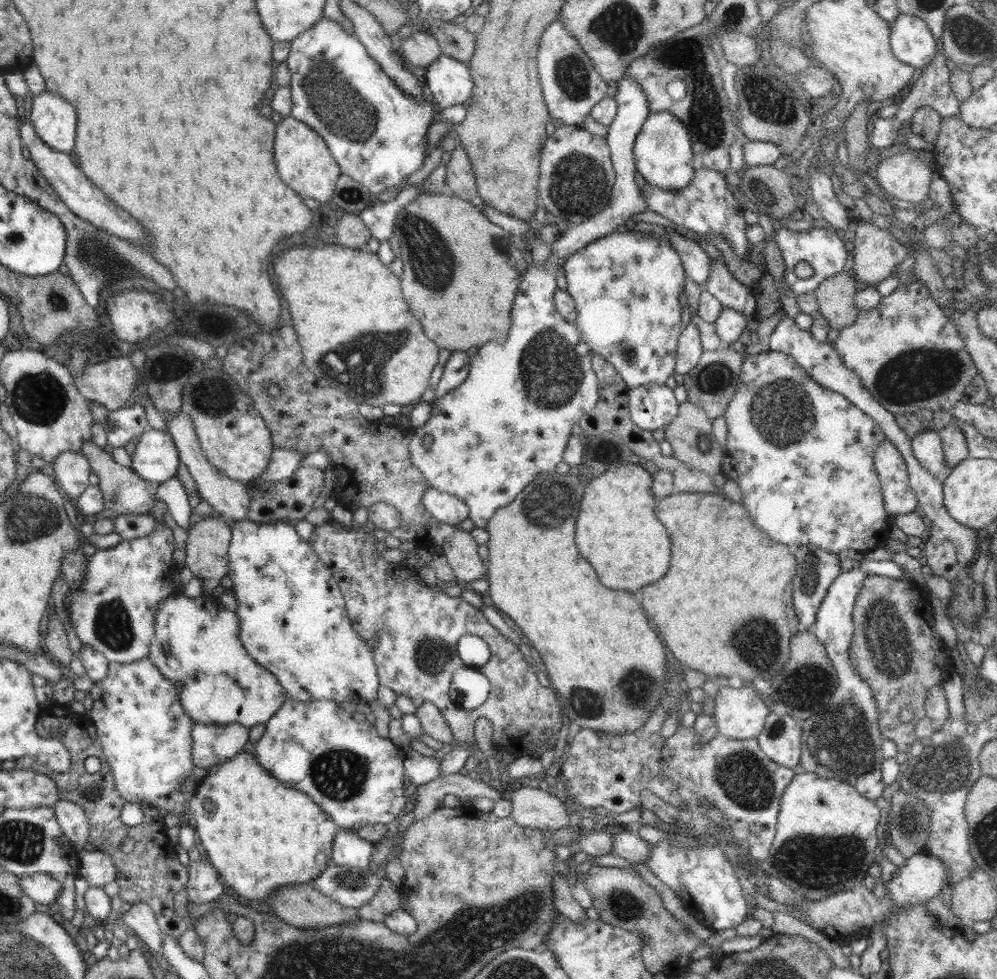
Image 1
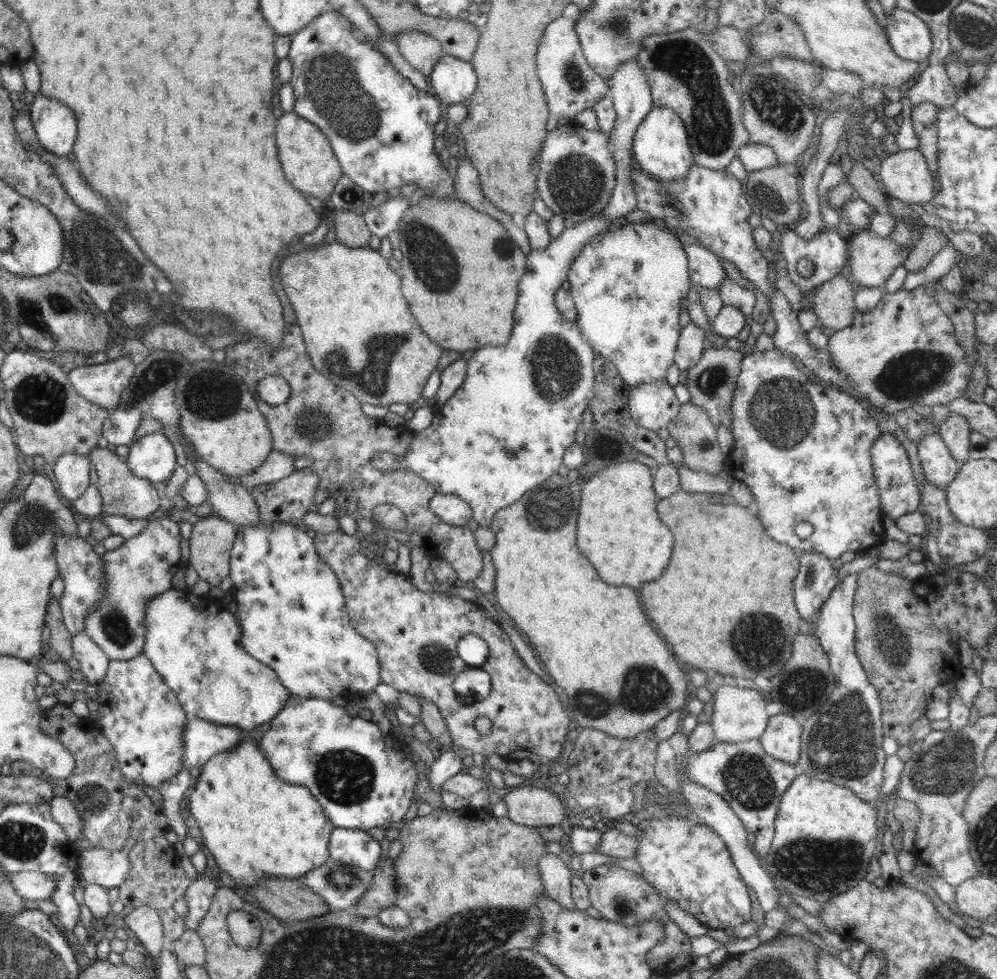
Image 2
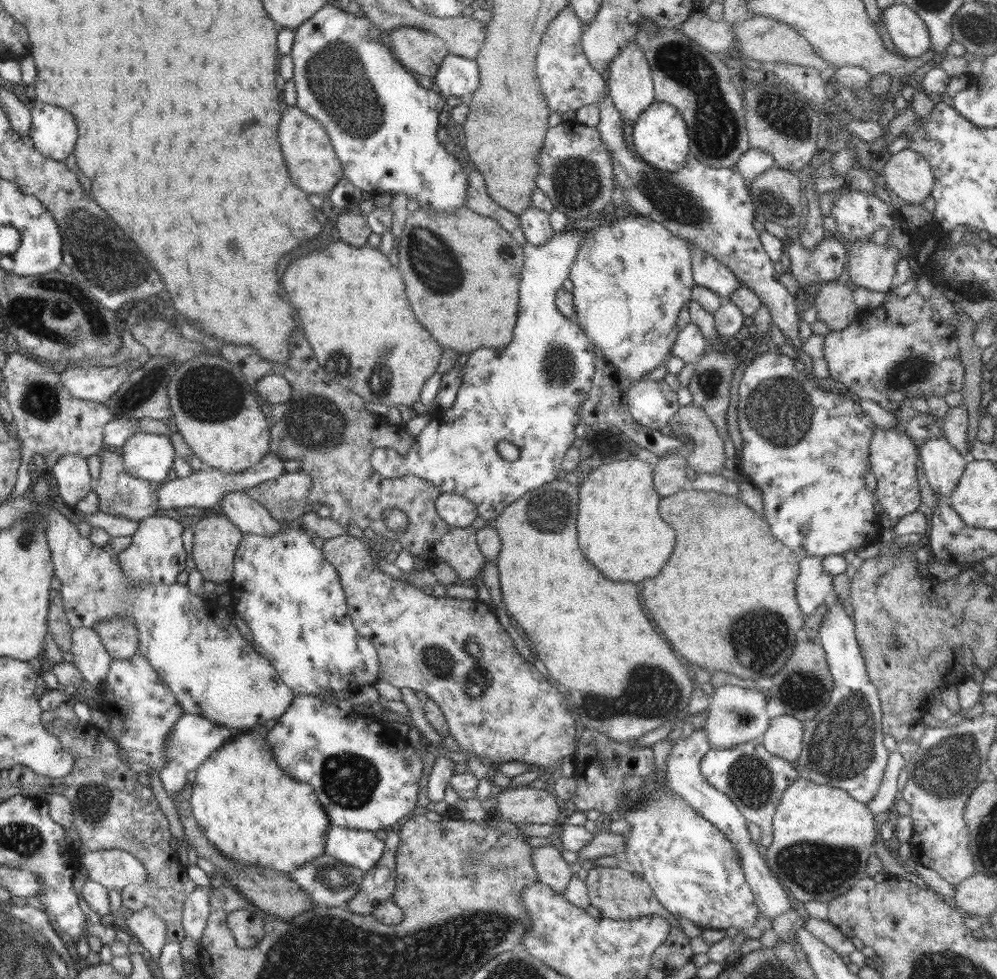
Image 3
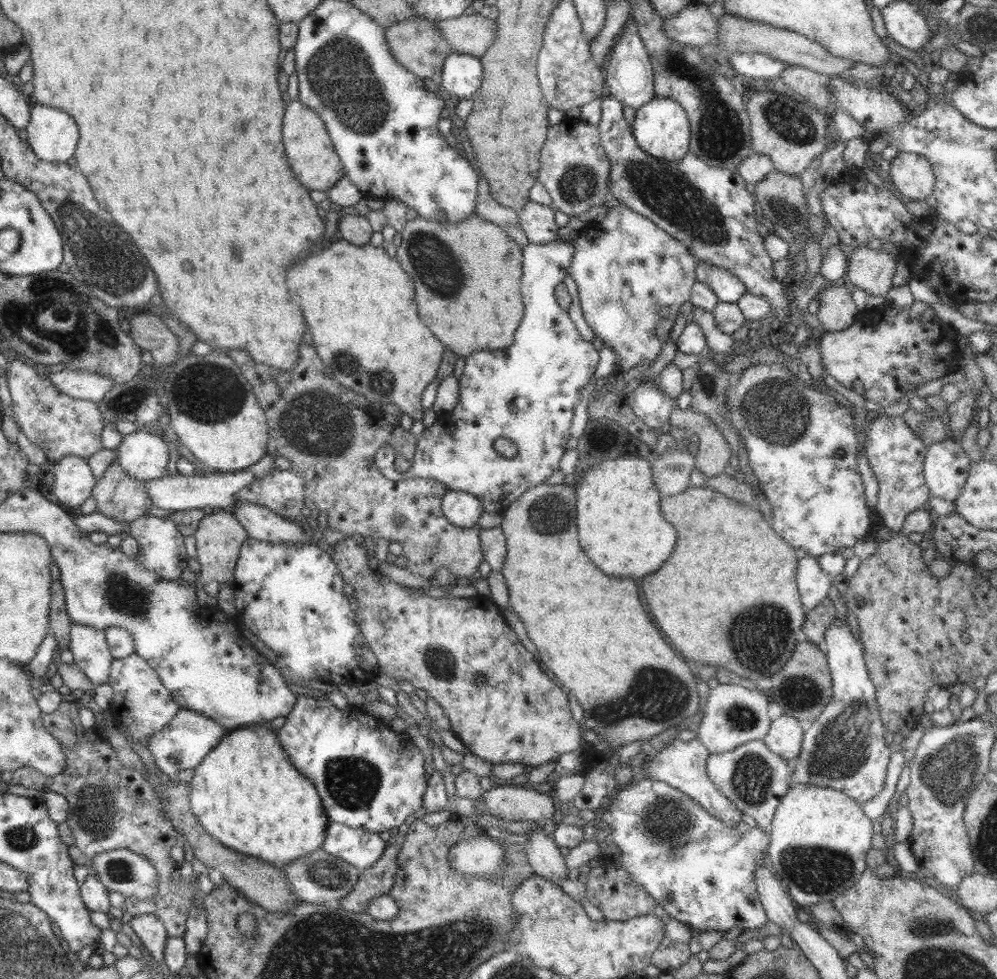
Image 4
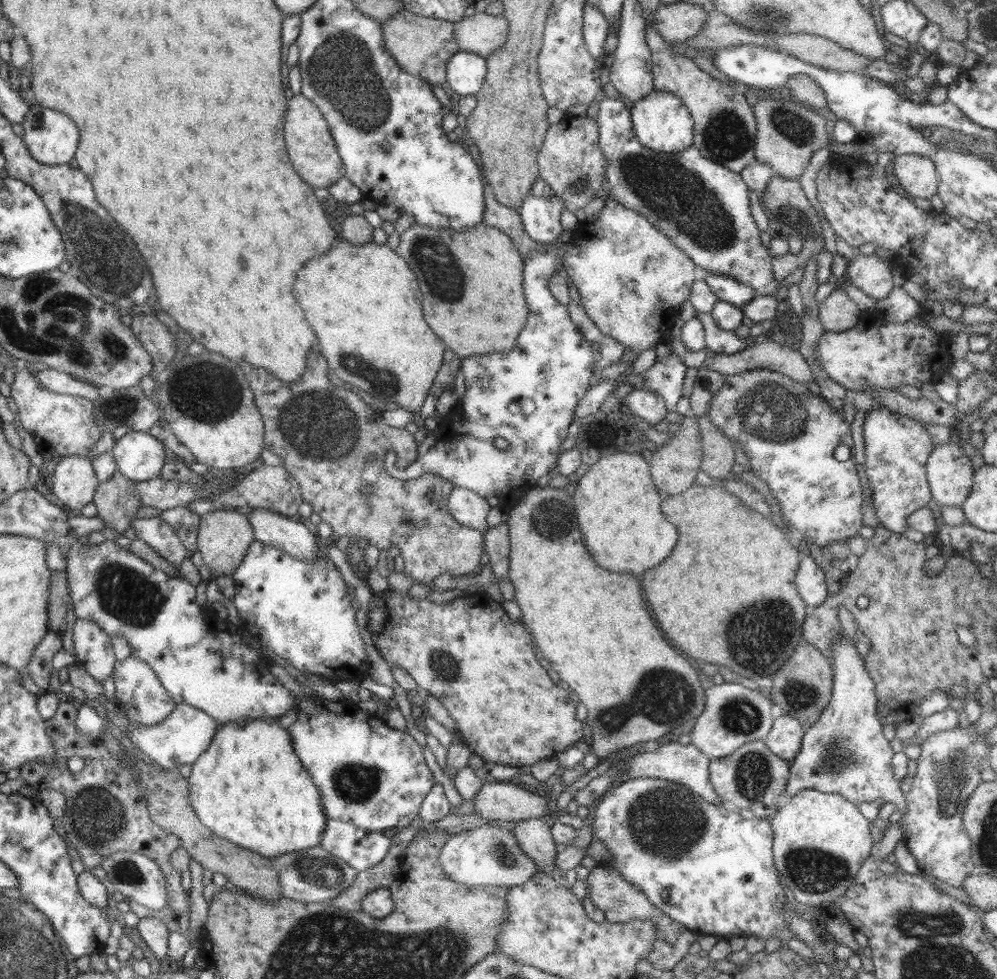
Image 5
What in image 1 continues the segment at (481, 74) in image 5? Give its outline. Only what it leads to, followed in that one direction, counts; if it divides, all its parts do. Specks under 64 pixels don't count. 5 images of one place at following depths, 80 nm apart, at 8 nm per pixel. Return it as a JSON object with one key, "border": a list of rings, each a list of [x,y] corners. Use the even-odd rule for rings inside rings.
{"border":[[[442,53],[427,66],[423,86],[429,99],[439,109],[445,109],[468,100],[476,85],[469,65]]]}

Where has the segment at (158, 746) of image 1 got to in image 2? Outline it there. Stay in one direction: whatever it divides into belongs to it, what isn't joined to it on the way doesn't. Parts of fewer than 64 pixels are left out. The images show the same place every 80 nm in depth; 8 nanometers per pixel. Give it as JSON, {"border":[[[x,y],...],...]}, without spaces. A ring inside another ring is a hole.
{"border":[[[142,653],[128,661],[109,661],[106,679],[97,685],[97,689],[96,702],[99,707],[95,712],[98,717],[95,725],[100,727],[102,734],[111,742],[122,776],[137,786],[146,785],[161,791],[162,783],[182,771],[184,765],[183,730],[188,716],[178,702],[176,694],[166,686],[150,660]]]}

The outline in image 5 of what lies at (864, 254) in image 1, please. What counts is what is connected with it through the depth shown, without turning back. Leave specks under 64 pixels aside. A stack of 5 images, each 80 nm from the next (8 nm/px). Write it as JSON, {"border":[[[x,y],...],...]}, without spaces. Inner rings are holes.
{"border":[[[875,253],[860,254],[848,261],[848,280],[853,286],[860,288],[864,294],[879,301],[895,289],[891,274],[892,267],[892,262],[885,261]]]}

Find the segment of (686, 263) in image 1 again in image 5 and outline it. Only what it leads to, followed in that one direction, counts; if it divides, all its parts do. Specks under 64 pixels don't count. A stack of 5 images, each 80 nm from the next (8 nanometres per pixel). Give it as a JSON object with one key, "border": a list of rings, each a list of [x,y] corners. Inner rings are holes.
{"border":[[[697,270],[697,278],[704,280],[712,292],[717,296],[718,301],[729,302],[742,308],[756,296],[755,290],[750,286],[722,274],[710,274],[704,270]]]}

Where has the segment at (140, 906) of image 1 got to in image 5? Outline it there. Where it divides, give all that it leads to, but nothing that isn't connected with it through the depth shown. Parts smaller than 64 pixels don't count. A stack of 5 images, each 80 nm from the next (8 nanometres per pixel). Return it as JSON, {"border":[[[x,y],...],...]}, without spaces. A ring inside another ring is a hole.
{"border":[[[149,916],[140,919],[135,930],[135,937],[142,938],[152,954],[162,961],[169,956],[169,933],[165,922],[154,916]]]}

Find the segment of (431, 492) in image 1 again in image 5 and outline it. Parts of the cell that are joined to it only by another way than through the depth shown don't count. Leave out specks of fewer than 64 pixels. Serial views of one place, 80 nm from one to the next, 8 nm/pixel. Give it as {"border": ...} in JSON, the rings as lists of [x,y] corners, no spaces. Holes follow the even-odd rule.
{"border":[[[454,487],[448,495],[447,507],[454,520],[462,526],[482,533],[489,531],[490,526],[486,523],[486,516],[491,506],[478,493],[467,488]]]}

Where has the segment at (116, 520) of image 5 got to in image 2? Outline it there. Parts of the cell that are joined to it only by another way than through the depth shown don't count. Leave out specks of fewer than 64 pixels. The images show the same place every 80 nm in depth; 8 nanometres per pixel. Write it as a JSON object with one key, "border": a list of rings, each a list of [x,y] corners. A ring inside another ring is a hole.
{"border":[[[96,447],[90,451],[89,461],[91,466],[97,470],[97,489],[102,497],[103,513],[111,515],[122,514],[128,518],[146,519],[150,514],[159,509],[161,500],[158,490],[149,480],[134,476],[124,458],[116,455],[112,447]]]}

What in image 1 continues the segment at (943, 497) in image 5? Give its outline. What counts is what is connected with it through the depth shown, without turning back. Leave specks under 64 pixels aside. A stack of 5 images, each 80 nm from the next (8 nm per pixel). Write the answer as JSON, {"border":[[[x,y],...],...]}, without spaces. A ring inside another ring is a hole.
{"border":[[[921,430],[911,439],[911,449],[918,462],[938,480],[944,481],[952,468],[947,468],[941,438],[936,430]]]}

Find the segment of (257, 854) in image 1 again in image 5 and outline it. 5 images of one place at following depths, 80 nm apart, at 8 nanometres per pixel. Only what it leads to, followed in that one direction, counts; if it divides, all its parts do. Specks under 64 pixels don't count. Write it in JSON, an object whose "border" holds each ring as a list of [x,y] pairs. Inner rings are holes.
{"border":[[[241,718],[219,724],[206,751],[192,765],[188,781],[190,806],[200,822],[222,839],[271,860],[287,852],[308,850],[321,844],[328,819],[323,800],[318,787],[294,753],[287,729],[282,728],[276,718]]]}

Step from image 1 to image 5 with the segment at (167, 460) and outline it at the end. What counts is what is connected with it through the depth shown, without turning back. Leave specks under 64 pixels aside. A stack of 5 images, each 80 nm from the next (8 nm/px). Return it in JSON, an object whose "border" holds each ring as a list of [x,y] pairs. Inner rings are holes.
{"border":[[[129,430],[111,450],[115,467],[131,481],[159,476],[165,465],[165,446],[150,433]]]}

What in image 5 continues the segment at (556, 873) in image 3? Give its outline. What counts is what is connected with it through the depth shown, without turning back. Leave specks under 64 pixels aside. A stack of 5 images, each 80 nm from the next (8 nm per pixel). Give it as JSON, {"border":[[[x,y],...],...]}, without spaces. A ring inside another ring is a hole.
{"border":[[[527,818],[514,822],[515,839],[525,853],[537,864],[540,871],[551,875],[557,868],[555,863],[556,845],[551,835],[551,820]]]}

